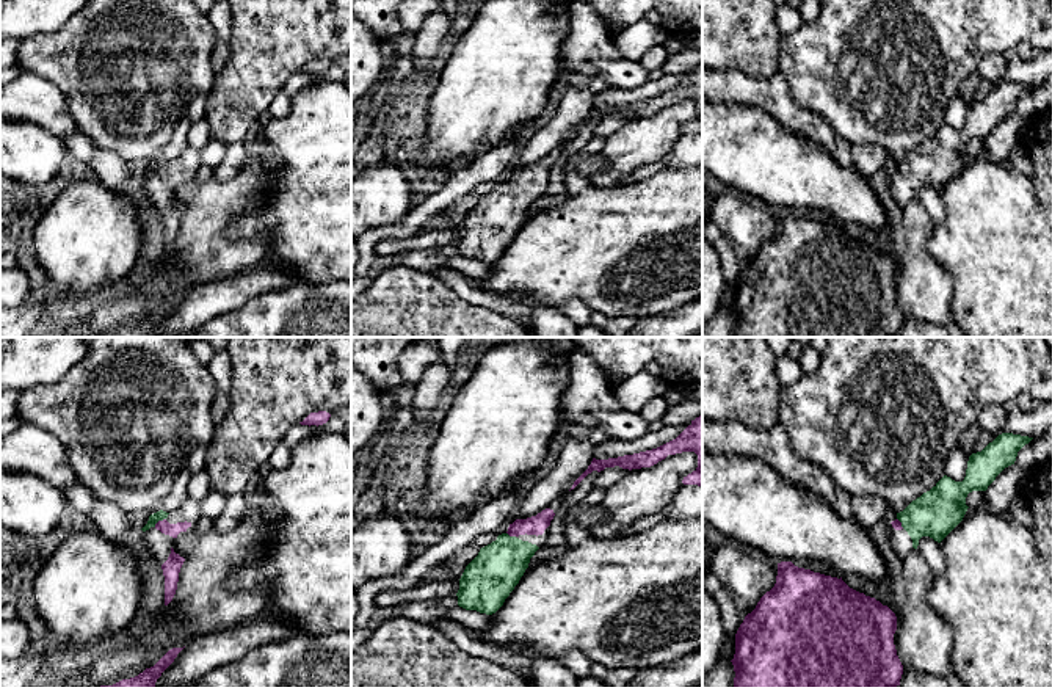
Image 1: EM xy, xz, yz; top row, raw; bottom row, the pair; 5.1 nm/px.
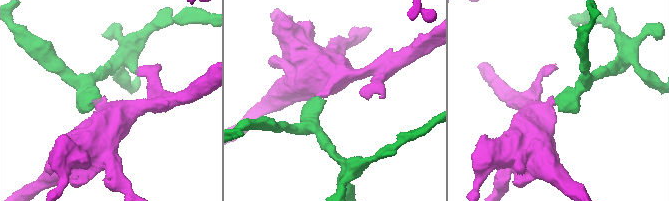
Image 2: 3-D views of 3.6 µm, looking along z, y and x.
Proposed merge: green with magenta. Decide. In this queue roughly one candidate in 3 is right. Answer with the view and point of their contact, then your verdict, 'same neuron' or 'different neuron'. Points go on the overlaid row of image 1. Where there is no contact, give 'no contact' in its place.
contact xy (159, 519); same neuron

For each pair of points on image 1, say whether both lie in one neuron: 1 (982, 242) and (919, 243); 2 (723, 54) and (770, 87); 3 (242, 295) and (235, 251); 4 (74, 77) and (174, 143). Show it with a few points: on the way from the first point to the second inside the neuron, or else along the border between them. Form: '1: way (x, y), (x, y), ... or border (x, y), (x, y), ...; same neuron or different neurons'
1: border (935, 226), (930, 236), (928, 253), (950, 273); different neurons
2: border (720, 69), (748, 76), (776, 71); different neurons
3: border (265, 261), (237, 275), (203, 284); different neurons
4: border (185, 115), (176, 126), (160, 157); different neurons

